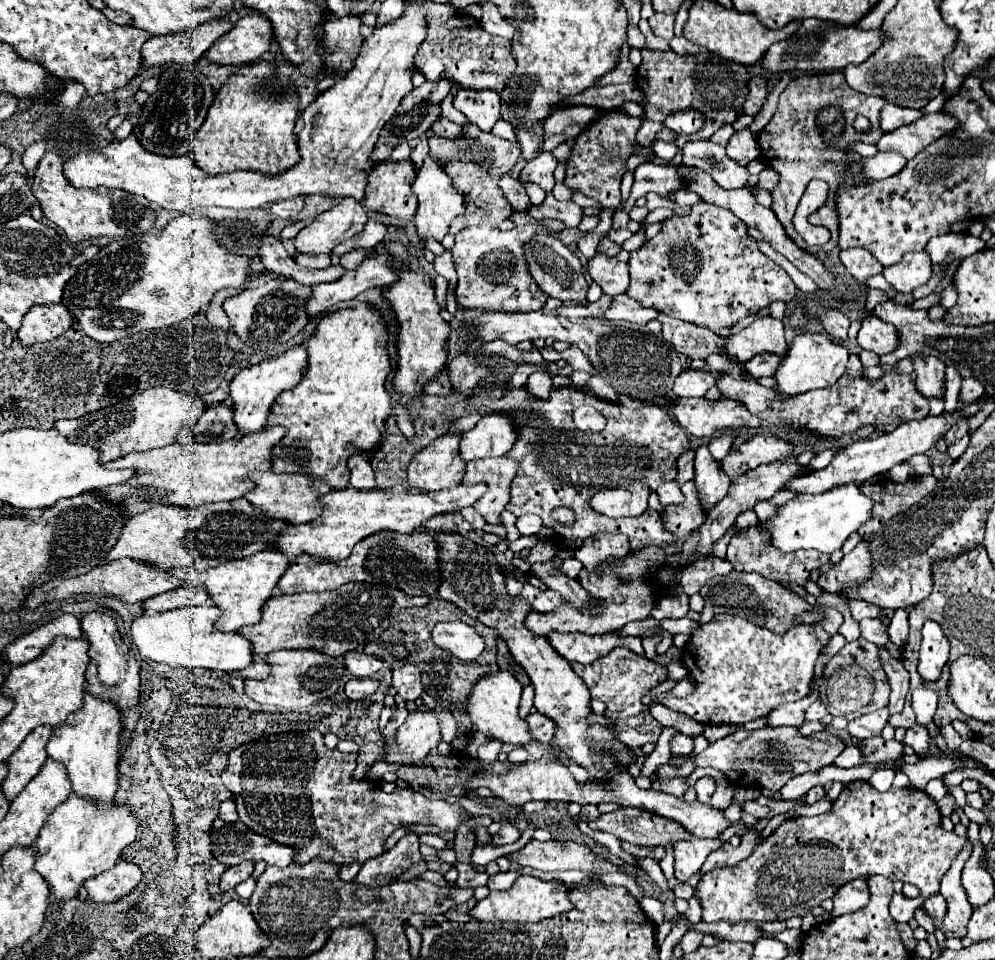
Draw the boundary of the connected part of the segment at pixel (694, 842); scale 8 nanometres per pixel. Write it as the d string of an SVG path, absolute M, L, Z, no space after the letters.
M692 838L692 840L682 840L672 844L674 852L674 870L676 878L680 882L686 882L692 874L696 874L702 864L706 862L708 854L720 848L720 840L706 840L706 838Z

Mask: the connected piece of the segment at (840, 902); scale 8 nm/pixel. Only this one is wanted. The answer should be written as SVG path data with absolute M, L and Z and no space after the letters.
M862 878L846 882L846 886L838 888L838 892L832 896L832 902L834 902L832 916L850 914L850 912L862 908L868 900L870 900L870 892Z

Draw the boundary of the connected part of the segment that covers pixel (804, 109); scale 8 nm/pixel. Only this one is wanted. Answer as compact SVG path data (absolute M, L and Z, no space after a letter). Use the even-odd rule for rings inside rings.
M834 72L834 74L816 74L816 76L808 76L808 74L800 74L794 80L790 80L790 84L786 86L786 90L780 94L780 102L778 108L772 116L772 120L764 126L764 130L758 134L758 146L762 156L766 156L766 162L772 164L772 168L780 174L780 182L778 186L772 190L772 210L778 216L778 220L782 222L782 226L786 228L786 232L790 234L790 238L798 244L804 246L804 250L808 250L806 242L800 238L800 234L796 232L794 224L792 224L792 216L796 212L796 206L808 186L810 180L824 180L828 184L828 212L814 212L808 216L808 222L814 226L826 226L832 232L832 238L820 246L824 252L830 252L838 246L838 214L836 214L836 192L838 188L844 184L844 178L848 176L848 172L852 174L852 178L856 182L870 182L870 178L864 176L862 170L862 158L848 150L848 154L840 154L846 148L846 136L842 134L834 144L826 144L822 138L822 130L818 128L818 114L820 110L828 108L828 106L836 106L842 110L844 116L844 132L848 130L848 144L854 142L868 142L868 144L876 144L880 140L880 136L884 134L880 128L880 110L884 108L886 100L878 98L878 96L866 96L860 94L856 90L852 90L842 72ZM858 114L864 114L870 122L872 122L872 130L868 134L856 134L852 128L852 122Z

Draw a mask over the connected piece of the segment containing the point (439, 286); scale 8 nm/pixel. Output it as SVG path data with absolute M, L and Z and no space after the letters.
M437 275L434 279L434 290L435 290L435 296L436 300L438 301L438 304L441 309L445 309L447 307L446 299L445 299L445 293L447 291L448 282L447 280Z

